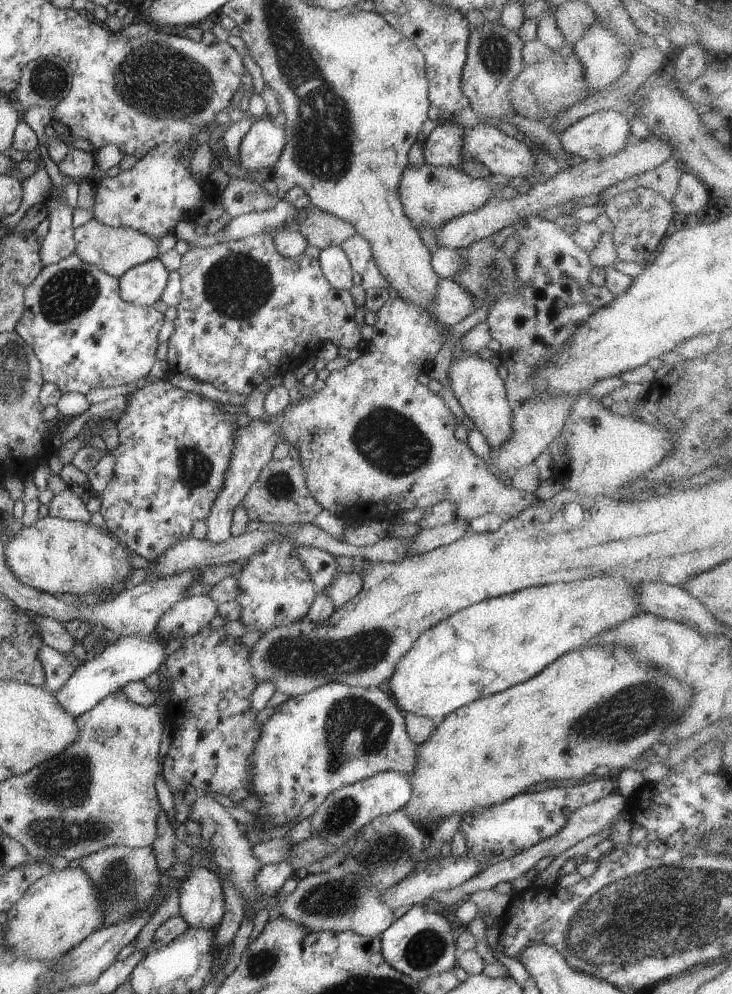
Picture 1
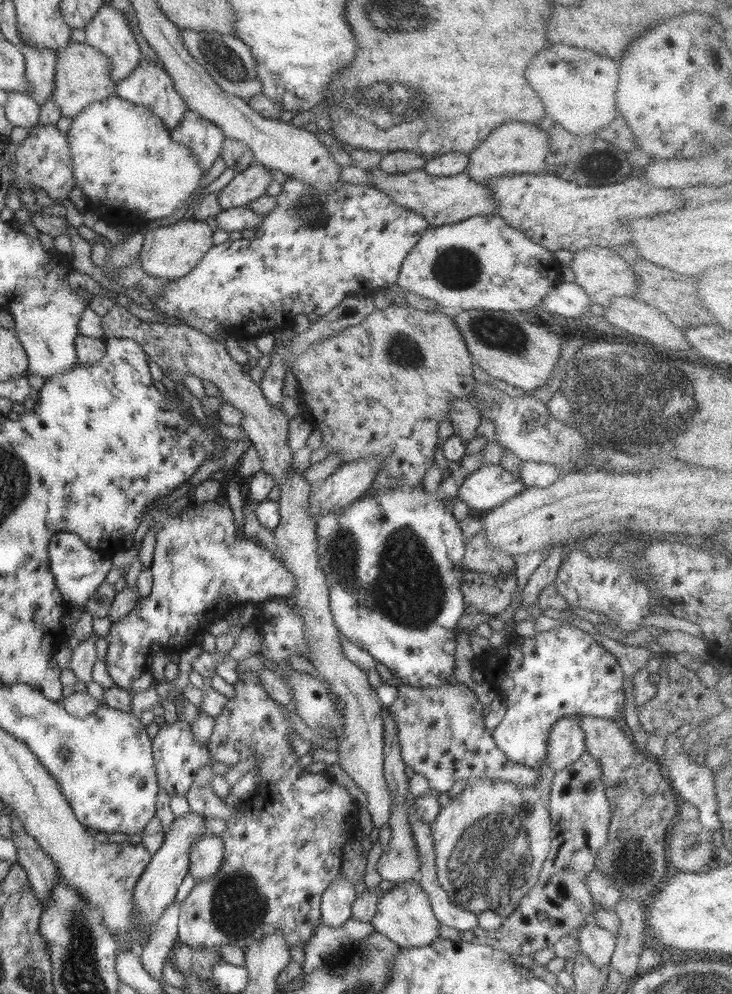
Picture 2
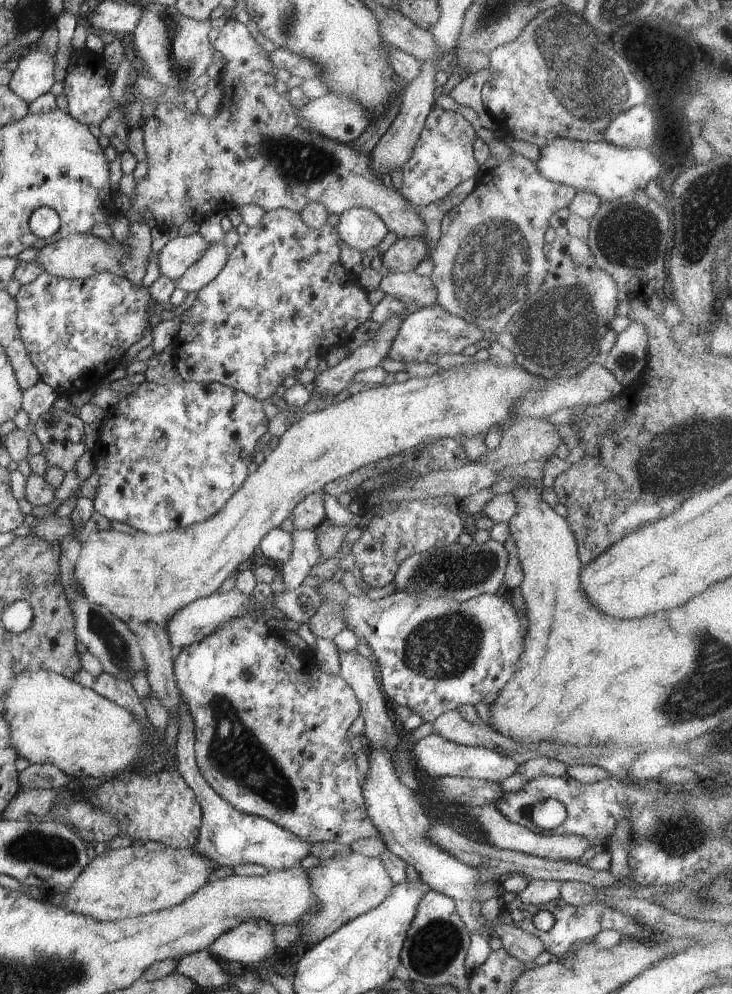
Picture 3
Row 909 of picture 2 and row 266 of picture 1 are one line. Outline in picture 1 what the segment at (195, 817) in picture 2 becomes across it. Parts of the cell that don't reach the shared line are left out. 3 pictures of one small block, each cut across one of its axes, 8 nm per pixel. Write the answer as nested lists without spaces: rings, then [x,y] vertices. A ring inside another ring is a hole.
[[[159,258],[134,266],[119,277],[120,298],[136,306],[152,307],[161,299],[170,273]]]

